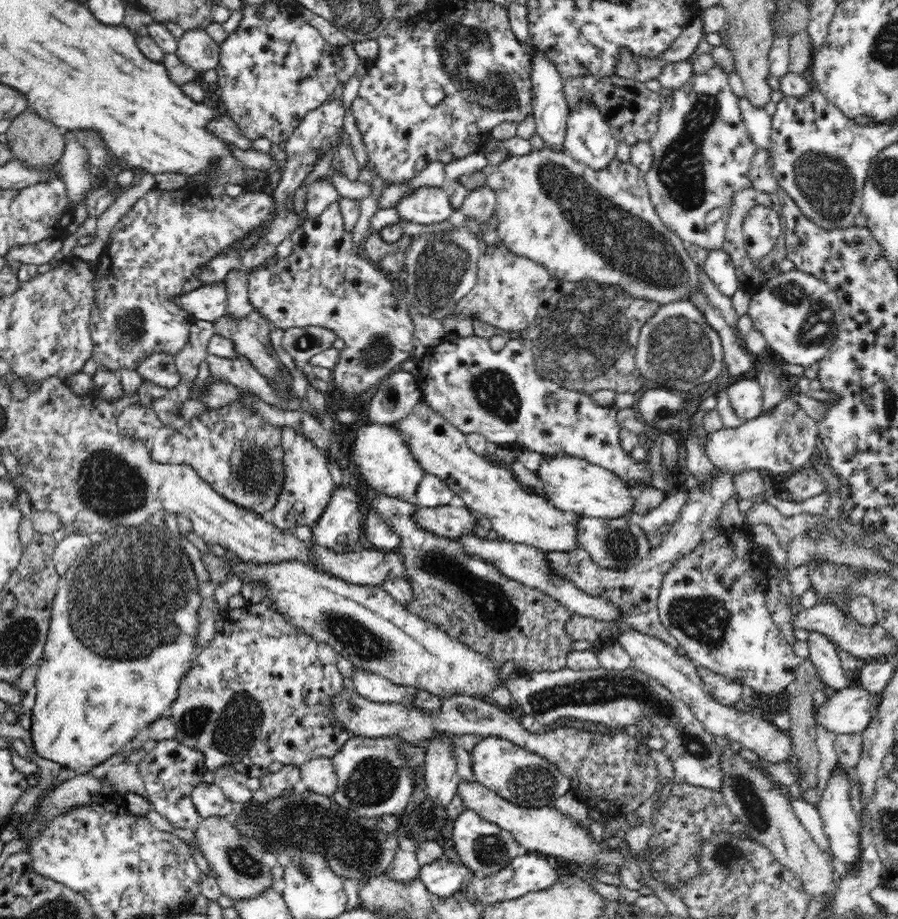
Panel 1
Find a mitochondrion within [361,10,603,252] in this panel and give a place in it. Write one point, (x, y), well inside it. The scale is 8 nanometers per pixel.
(496, 91)

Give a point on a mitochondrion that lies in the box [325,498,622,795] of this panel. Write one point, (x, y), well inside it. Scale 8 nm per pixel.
(495, 610)

